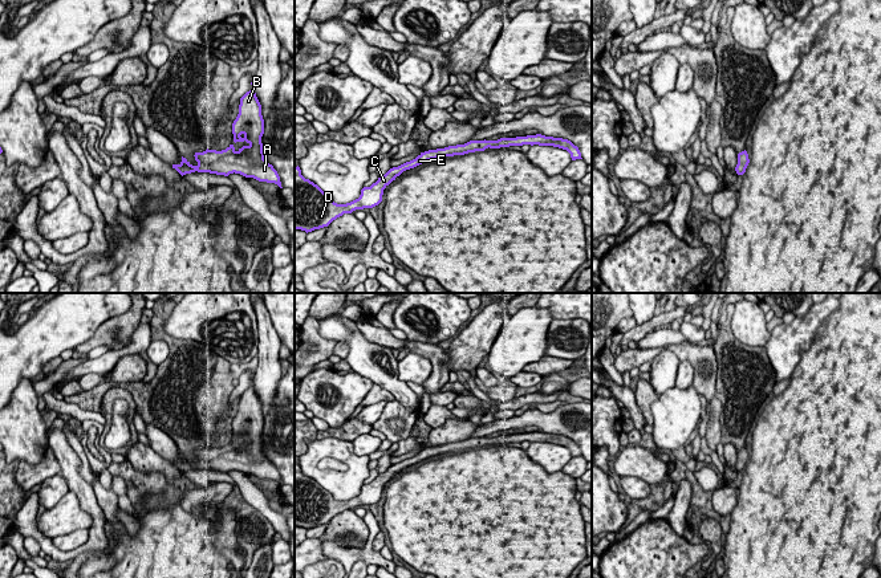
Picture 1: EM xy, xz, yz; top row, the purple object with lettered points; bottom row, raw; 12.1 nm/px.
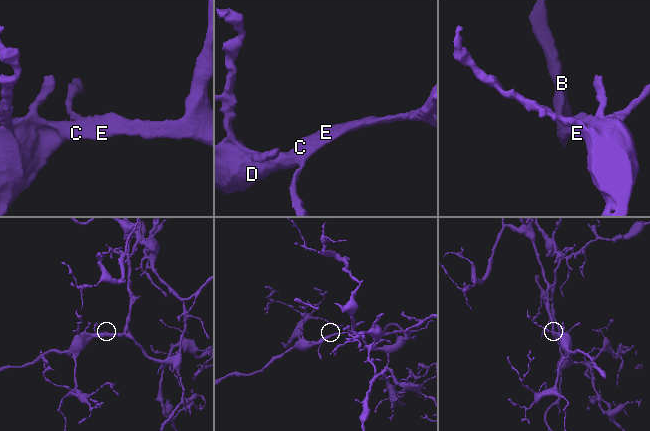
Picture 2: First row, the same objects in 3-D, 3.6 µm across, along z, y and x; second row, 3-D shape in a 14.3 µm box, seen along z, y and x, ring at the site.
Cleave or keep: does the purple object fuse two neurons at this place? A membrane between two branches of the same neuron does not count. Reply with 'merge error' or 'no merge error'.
no merge error

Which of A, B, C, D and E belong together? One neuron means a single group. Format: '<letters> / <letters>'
A B C D E

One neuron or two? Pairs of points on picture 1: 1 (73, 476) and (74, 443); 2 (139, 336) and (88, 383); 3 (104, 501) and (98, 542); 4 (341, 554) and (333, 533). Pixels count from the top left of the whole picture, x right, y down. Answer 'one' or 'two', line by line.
1: two
2: two
3: two
4: two

